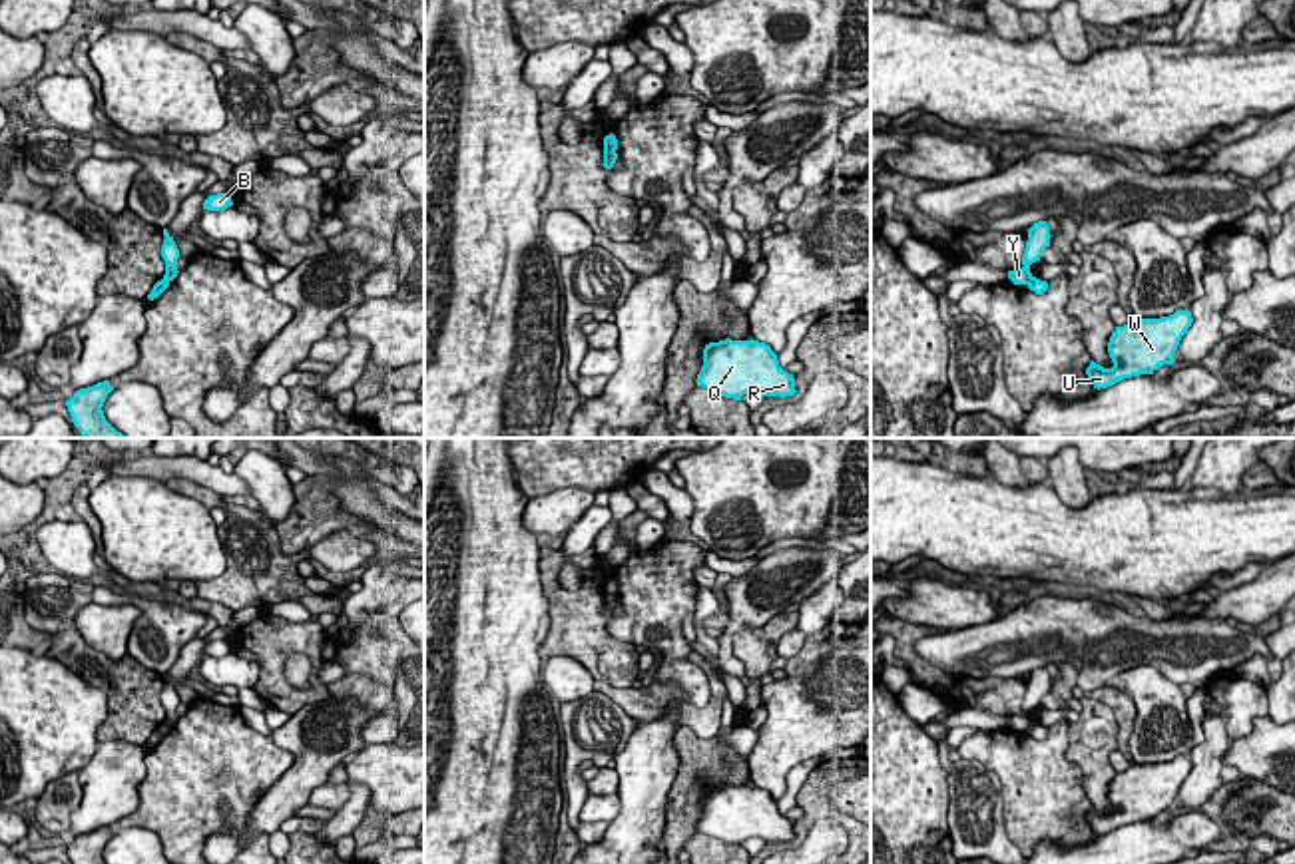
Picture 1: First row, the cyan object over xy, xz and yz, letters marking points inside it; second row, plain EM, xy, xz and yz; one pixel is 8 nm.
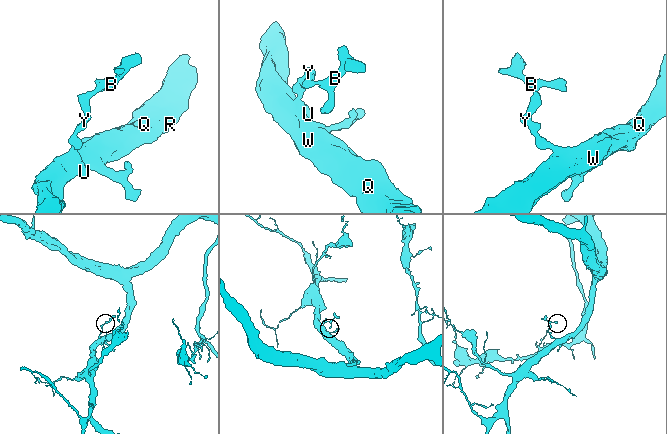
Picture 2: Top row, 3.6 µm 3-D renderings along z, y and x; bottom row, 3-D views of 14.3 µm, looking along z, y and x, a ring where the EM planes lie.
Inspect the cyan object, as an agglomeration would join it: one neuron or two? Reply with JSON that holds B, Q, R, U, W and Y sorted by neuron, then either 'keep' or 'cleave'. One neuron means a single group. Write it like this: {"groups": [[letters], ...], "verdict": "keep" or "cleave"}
{"groups": [["B", "Y"], ["Q", "R", "U", "W"]], "verdict": "cleave"}

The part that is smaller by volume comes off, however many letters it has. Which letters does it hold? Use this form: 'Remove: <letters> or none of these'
Remove: B, Y

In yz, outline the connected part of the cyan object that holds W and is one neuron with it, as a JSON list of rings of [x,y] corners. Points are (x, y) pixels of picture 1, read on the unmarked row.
[[[1179,755],[1169,762],[1130,764],[1128,770],[1116,772],[1108,788],[1114,812],[1104,814],[1092,806],[1086,814],[1094,834],[1108,834],[1124,824],[1154,820],[1160,812],[1173,810],[1173,800],[1191,768],[1191,758]]]

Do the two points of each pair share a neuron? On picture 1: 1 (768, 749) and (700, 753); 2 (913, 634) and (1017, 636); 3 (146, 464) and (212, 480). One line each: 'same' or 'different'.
1: different
2: different
3: same

